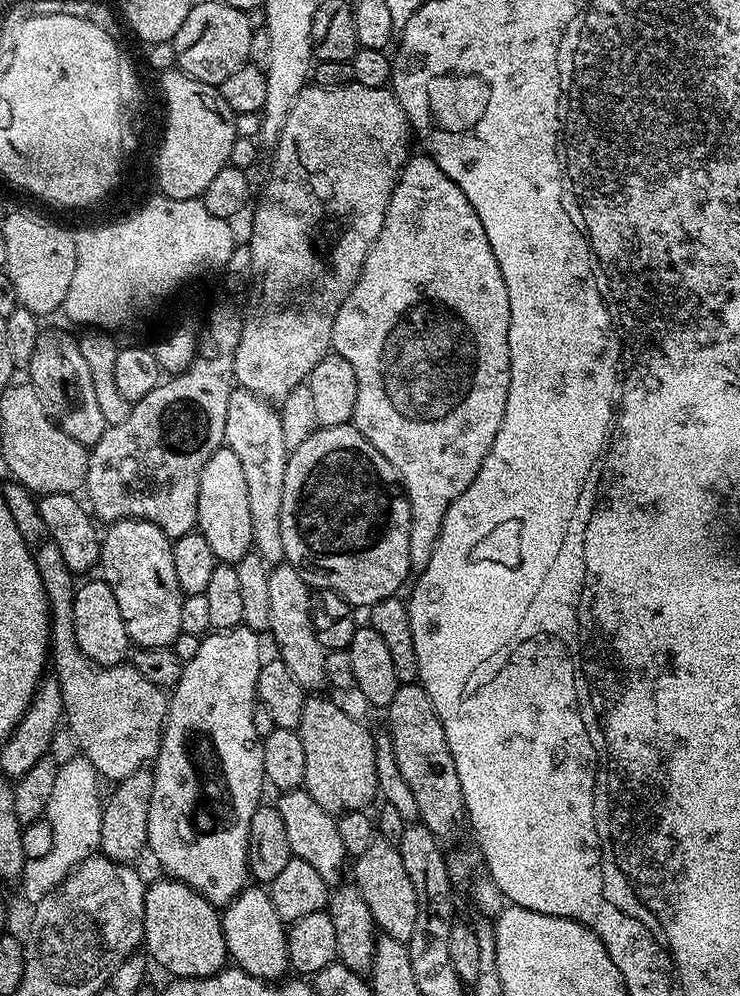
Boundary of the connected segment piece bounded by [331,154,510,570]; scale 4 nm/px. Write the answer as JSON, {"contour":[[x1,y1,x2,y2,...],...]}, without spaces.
{"contour":[[427,155,409,159,405,163,396,182,396,188,388,203,388,216,384,219,378,238,372,243,372,249,366,254,366,262,360,271,354,290,342,302,338,314,334,318,331,351,335,355,346,358,350,366,354,366,354,374,358,378,358,402,354,402,354,414,351,423,360,431,394,466,404,495,408,497,410,506,410,558,412,567,422,570,430,562,430,554,434,554,434,546,440,537,442,522,446,510,474,482,490,446,494,446,494,438,498,434,498,426,502,426,502,414,506,414,506,398,510,394,510,294,506,290,506,282,502,278,502,270,498,270,498,258,494,258,494,250,490,250,490,242,486,238,486,230,478,218,478,214,470,206,466,194,448,177,438,165]]}

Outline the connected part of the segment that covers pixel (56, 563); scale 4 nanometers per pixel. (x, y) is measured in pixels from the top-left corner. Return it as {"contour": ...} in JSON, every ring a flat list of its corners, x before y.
{"contour":[[8,482,2,492,6,502,6,510,10,510,10,518,14,518,14,526,18,526,18,534,22,534,22,542,26,542,34,562,38,566,38,578,42,578,44,593,48,599,50,613,50,664,56,667,54,678,62,690,64,703,64,720,66,728,72,731,76,739,79,755,85,756,94,766,97,776,105,781,119,782,130,778,130,774,141,771,151,765,160,753,160,740,164,737,164,719,168,716,168,701,165,689,154,686,131,663,111,664,109,668,96,664,78,646,78,638,74,634,74,614,72,603,78,587,74,574,66,566,62,558,62,550,58,550,58,542,50,534,46,522,42,522,42,514,37,497,29,488,15,482]]}

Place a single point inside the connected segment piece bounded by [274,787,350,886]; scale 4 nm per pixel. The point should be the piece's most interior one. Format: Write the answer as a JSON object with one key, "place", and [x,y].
{"place":[313,834]}

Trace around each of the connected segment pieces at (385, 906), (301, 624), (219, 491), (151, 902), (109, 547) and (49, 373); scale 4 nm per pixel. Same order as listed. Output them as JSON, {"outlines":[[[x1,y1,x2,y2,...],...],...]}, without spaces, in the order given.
{"outlines":[[[377,838,370,850,366,850,366,854,355,857,354,864,354,886,362,894,362,898,366,898,366,906,370,906,370,914,377,929,395,940,409,940,418,923,418,894,414,894,414,882,410,882,410,874,406,874,406,862,399,847,383,838]],[[281,562,268,573,270,582,270,637,276,643,278,659,294,674,305,690,320,690,325,687,324,649,314,634,310,622,310,598,312,592,298,570,287,562]],[[227,446,214,450,200,471,196,528,206,538,210,550,214,550,217,561,235,566,247,552,253,551,246,477,238,454]],[[163,878,157,884,149,883,144,890,144,938,143,947,160,968,169,972,169,977,181,980,193,980,203,976,213,976,215,972,224,971,230,957,226,938,220,921,221,913,217,905,205,898,201,892,195,892,190,886,180,883,179,880]],[[118,520,111,525,108,533,103,533,100,542,100,562,99,571,102,578,114,590,114,598,118,602,118,610,122,610,122,622,126,622,126,634,129,641,138,648,171,648,172,643,179,638,182,626,182,602,184,601,184,591,178,586,178,574,174,574,174,554,172,553,173,541,158,526,154,526,145,520]],[[41,331,26,372,32,375,30,383,38,390,48,415,61,430,70,434,70,438,74,438,74,442,91,446,98,442,98,438,102,438,106,425,102,410,98,410,98,402,94,398,94,382,90,382,90,370,82,359,82,350,75,335]]]}

